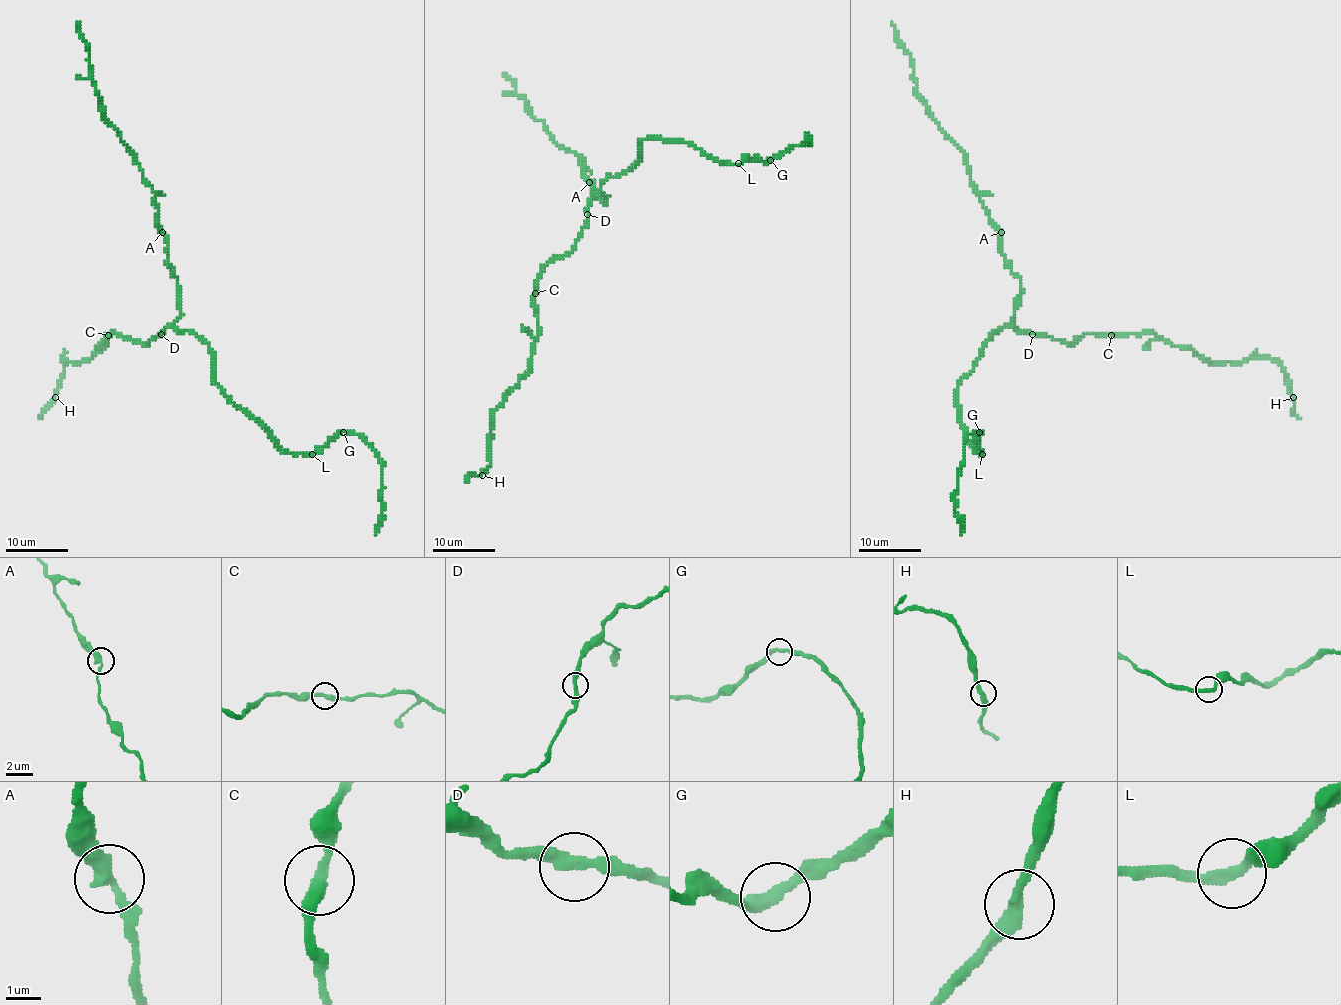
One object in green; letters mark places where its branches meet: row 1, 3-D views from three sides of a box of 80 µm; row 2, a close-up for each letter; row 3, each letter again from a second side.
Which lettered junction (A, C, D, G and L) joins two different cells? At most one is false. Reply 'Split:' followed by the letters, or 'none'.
Split: none

